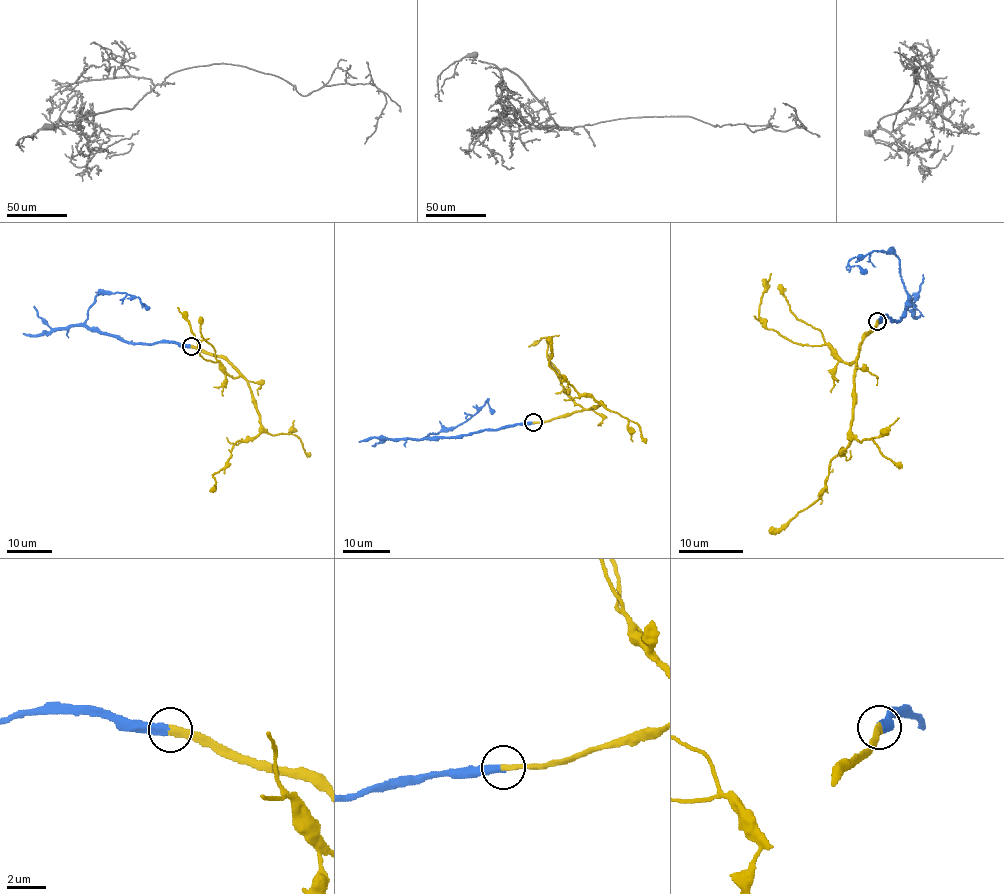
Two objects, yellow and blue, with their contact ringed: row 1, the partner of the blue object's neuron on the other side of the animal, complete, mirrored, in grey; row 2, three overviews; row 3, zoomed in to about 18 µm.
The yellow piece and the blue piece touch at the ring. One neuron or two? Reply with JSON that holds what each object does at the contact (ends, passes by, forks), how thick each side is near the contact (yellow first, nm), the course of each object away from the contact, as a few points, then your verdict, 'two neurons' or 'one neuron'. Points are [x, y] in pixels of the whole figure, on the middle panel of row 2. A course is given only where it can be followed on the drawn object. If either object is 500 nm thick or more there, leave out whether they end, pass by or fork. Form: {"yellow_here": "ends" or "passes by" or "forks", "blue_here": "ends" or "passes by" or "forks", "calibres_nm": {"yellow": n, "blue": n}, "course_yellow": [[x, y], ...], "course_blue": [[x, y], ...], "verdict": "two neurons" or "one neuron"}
{"yellow_here": "ends", "blue_here": "ends", "calibres_nm": {"yellow": 360, "blue": 400}, "course_yellow": [[533, 423], [565, 417], [599, 405], [590, 397], [582, 395], [549, 365], [552, 355], [548, 336]], "course_blue": [[533, 423], [452, 437], [425, 438], [443, 430], [452, 430], [470, 419], [487, 400], [493, 413]], "verdict": "one neuron"}

